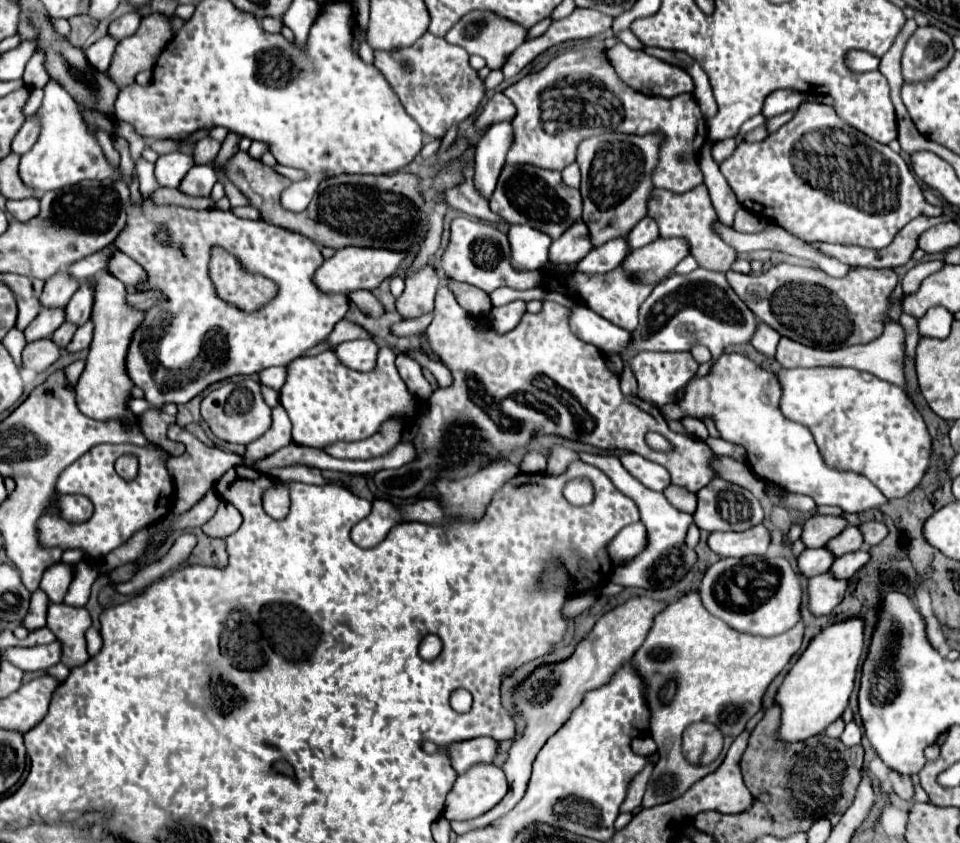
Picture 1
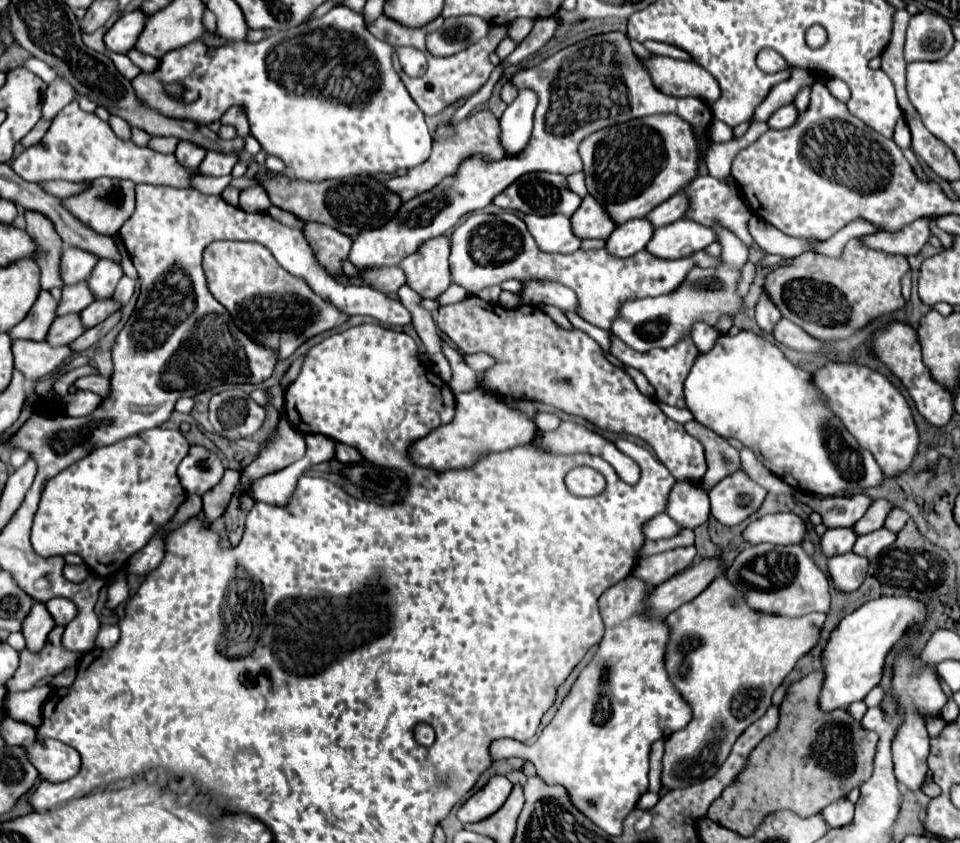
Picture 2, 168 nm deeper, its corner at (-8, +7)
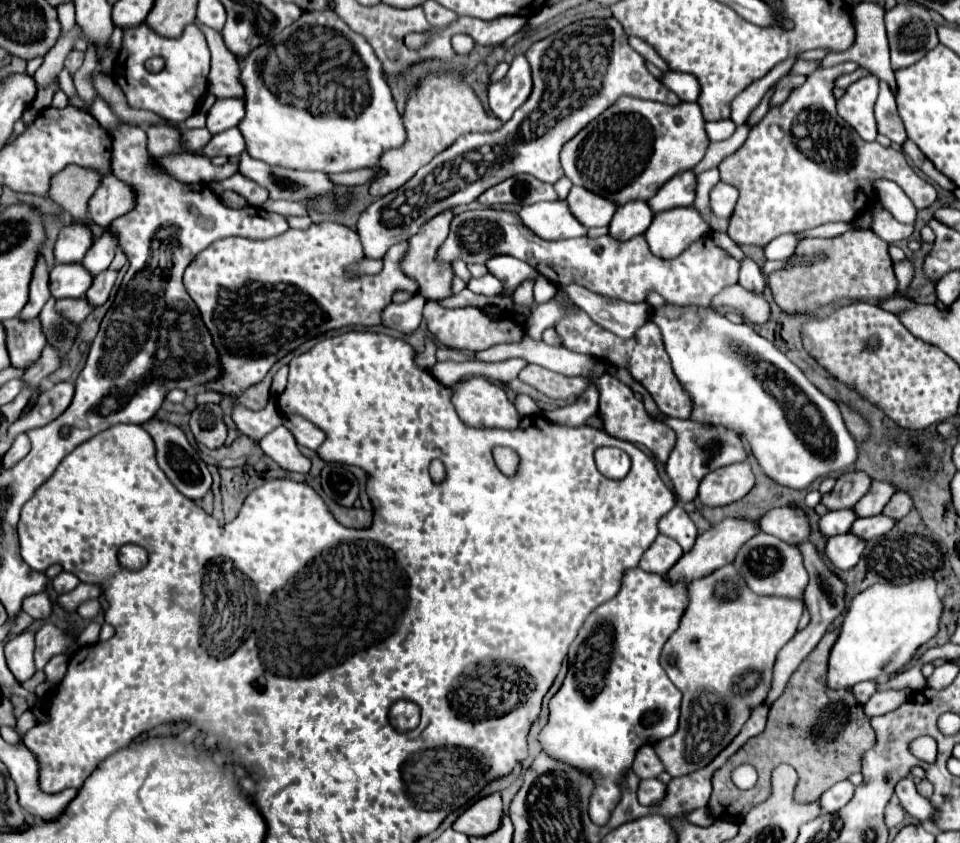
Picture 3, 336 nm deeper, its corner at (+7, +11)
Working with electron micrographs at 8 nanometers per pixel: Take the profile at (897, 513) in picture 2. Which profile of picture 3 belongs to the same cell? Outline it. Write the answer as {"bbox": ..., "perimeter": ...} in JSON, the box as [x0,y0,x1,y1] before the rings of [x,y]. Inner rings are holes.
{"bbox":[884,492,912,520],"perimeter":[[[896,492],[894,496],[892,496],[892,500],[884,506],[884,516],[888,514],[888,516],[892,516],[892,520],[900,520],[900,518],[904,518],[908,512],[912,510],[912,500],[910,500],[910,496],[906,494],[906,492]]]}

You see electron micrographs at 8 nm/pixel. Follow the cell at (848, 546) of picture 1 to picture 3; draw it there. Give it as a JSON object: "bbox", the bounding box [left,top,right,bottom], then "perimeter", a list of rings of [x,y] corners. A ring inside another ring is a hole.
{"bbox":[854,480,896,518],"perimeter":[[[874,480],[870,490],[862,496],[862,500],[856,502],[856,506],[854,506],[856,516],[858,518],[868,518],[868,516],[880,514],[894,492],[896,492],[896,488],[890,482],[876,482]]]}

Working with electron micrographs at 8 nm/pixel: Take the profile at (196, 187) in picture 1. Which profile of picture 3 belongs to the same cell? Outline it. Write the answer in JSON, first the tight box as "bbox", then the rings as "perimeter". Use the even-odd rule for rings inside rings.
{"bbox":[202,128,244,158],"perimeter":[[[230,128],[226,132],[220,132],[212,136],[212,140],[202,148],[202,156],[216,158],[216,156],[238,156],[244,150],[244,138],[238,128]]]}

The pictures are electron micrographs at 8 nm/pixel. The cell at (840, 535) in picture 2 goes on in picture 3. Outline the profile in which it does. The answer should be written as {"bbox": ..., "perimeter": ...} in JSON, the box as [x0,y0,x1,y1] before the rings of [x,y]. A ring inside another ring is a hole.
{"bbox":[818,510,856,538],"perimeter":[[[836,510],[836,512],[828,512],[826,516],[822,516],[818,526],[820,526],[822,536],[832,538],[838,534],[846,534],[854,520],[856,520],[856,514],[852,510]]]}

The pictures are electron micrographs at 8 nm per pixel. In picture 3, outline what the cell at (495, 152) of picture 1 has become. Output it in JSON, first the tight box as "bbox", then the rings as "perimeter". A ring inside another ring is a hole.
{"bbox":[488,56,532,122],"perimeter":[[[516,56],[504,80],[492,84],[488,90],[490,108],[494,116],[500,118],[502,122],[508,122],[516,112],[516,108],[528,98],[530,90],[532,90],[530,66],[524,56]]]}

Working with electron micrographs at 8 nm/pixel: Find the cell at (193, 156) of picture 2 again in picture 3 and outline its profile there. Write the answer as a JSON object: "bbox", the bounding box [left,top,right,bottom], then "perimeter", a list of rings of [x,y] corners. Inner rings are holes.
{"bbox":[182,128,212,152],"perimeter":[[[182,128],[182,148],[184,148],[184,150],[200,152],[200,150],[208,144],[210,138],[212,138],[212,134],[210,134],[206,128],[200,128],[200,130]]]}

